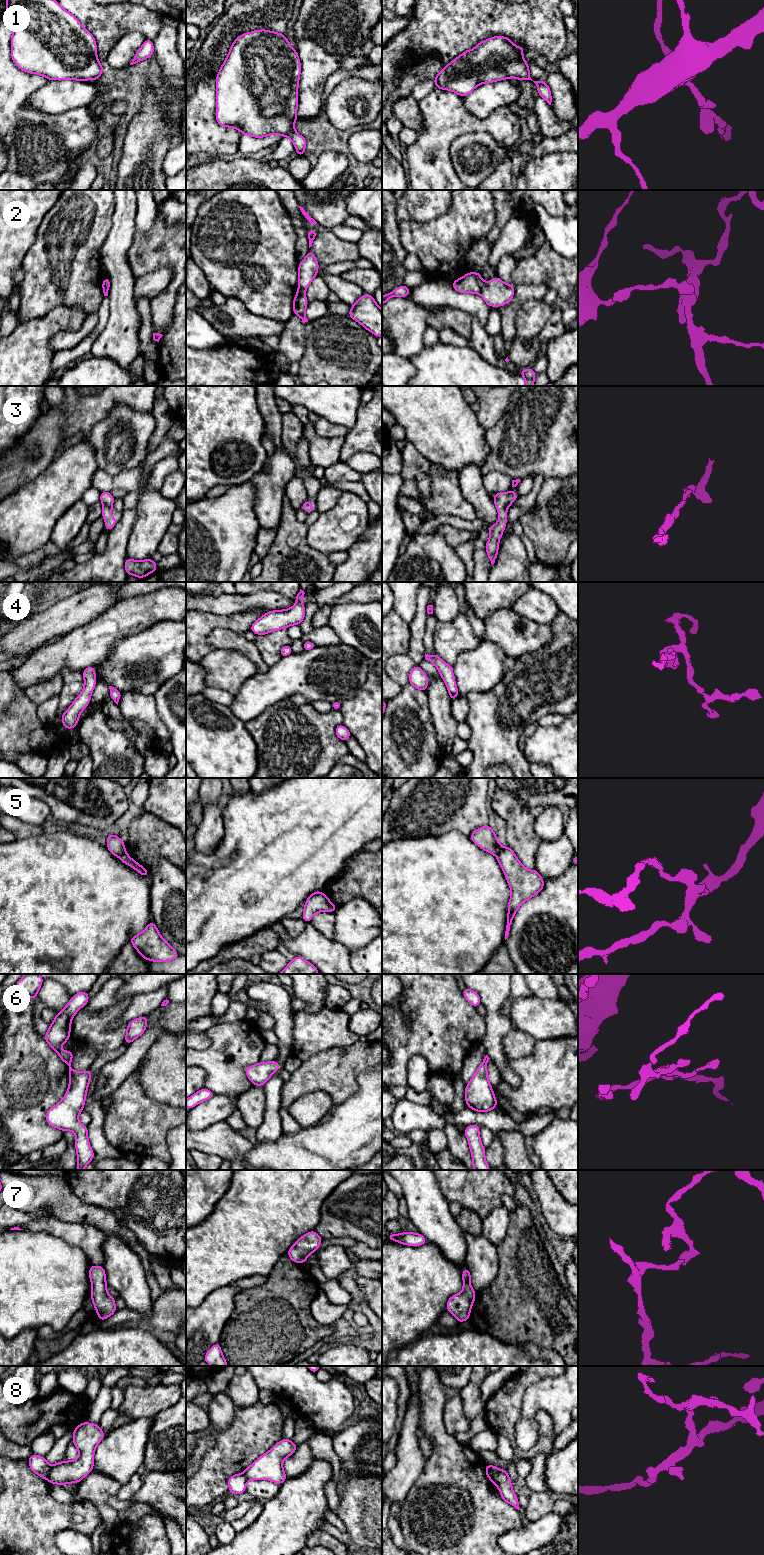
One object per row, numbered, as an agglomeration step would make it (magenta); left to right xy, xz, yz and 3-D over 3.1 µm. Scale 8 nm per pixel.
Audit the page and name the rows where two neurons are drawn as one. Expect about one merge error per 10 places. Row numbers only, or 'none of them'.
2, 5, 8

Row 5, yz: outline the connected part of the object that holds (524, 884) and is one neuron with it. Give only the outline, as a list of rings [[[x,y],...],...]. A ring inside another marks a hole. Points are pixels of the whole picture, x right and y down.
[[[509,846],[501,850],[497,855],[497,859],[511,889],[505,931],[506,940],[510,925],[520,905],[539,894],[545,882],[537,870],[526,869]]]

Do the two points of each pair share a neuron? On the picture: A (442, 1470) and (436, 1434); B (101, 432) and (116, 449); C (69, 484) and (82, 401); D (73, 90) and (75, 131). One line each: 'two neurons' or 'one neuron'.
A: one neuron
B: one neuron
C: two neurons
D: two neurons

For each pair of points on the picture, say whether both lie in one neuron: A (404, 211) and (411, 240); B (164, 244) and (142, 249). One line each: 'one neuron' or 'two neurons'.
A: two neurons
B: one neuron

